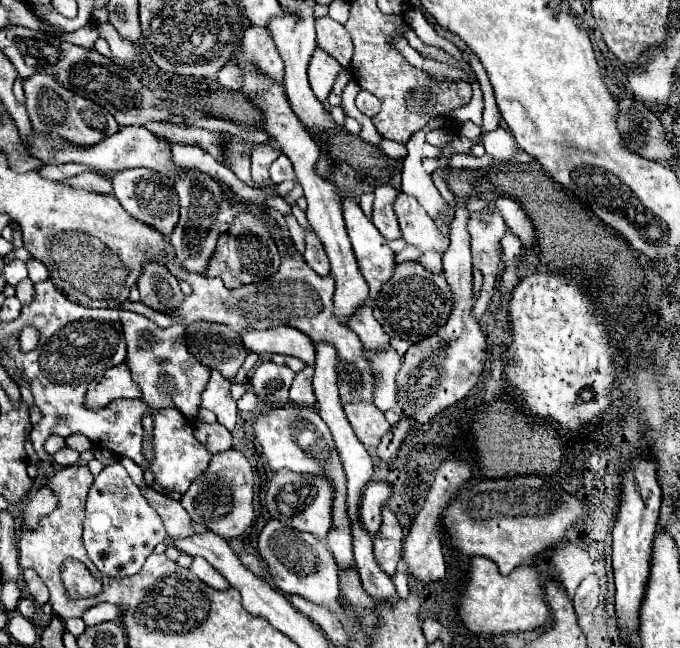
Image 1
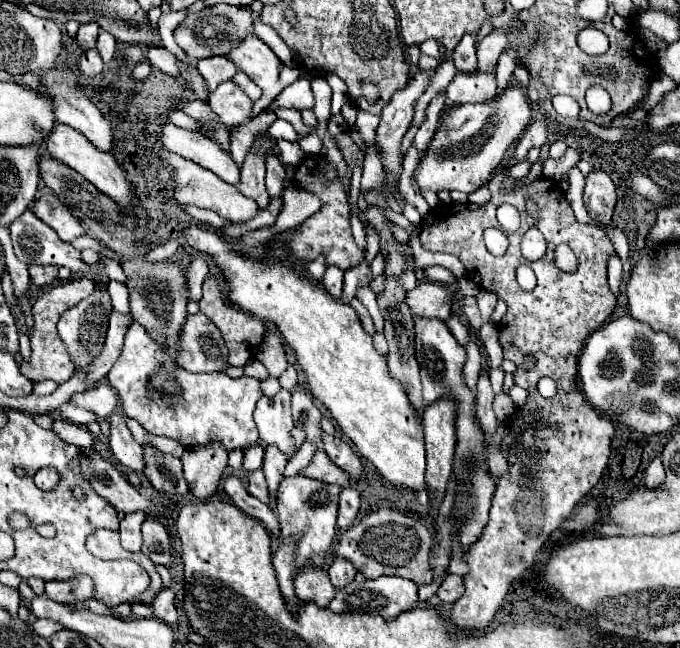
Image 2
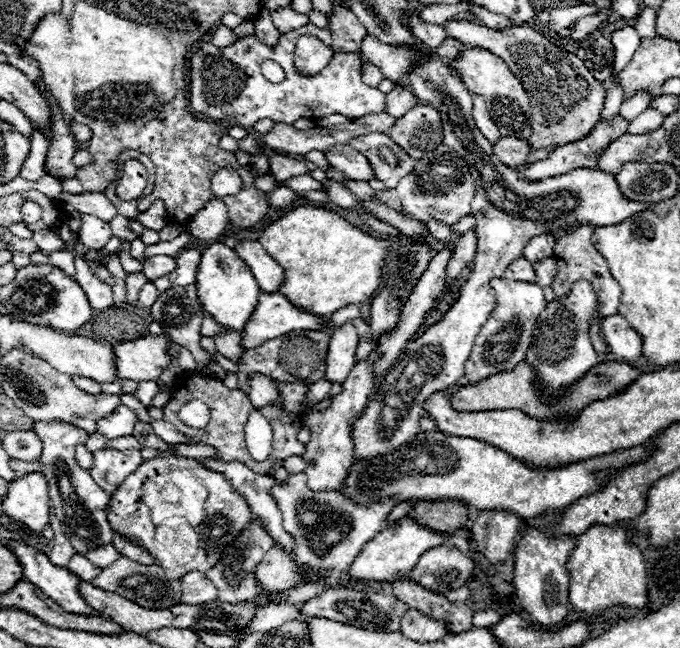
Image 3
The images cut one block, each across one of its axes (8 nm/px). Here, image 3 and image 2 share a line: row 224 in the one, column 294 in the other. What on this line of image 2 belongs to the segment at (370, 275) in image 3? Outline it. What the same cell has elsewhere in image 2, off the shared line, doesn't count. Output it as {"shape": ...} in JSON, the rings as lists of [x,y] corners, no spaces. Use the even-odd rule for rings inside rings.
{"shape":[[[188,226],[188,228],[182,228],[182,232],[188,246],[196,248],[202,254],[208,254],[214,260],[214,264],[220,268],[228,288],[226,296],[234,306],[276,324],[284,342],[296,352],[296,362],[304,370],[310,394],[330,410],[332,418],[336,420],[344,436],[348,436],[354,442],[356,450],[366,460],[370,460],[388,482],[410,488],[410,490],[426,488],[426,482],[424,482],[426,454],[424,454],[424,440],[422,440],[422,424],[418,422],[418,416],[408,402],[404,386],[400,386],[400,382],[388,374],[386,356],[380,356],[374,350],[372,338],[364,332],[354,308],[332,298],[322,288],[322,284],[308,280],[306,276],[292,270],[288,264],[258,262],[254,258],[248,258],[236,252],[212,228]]]}

